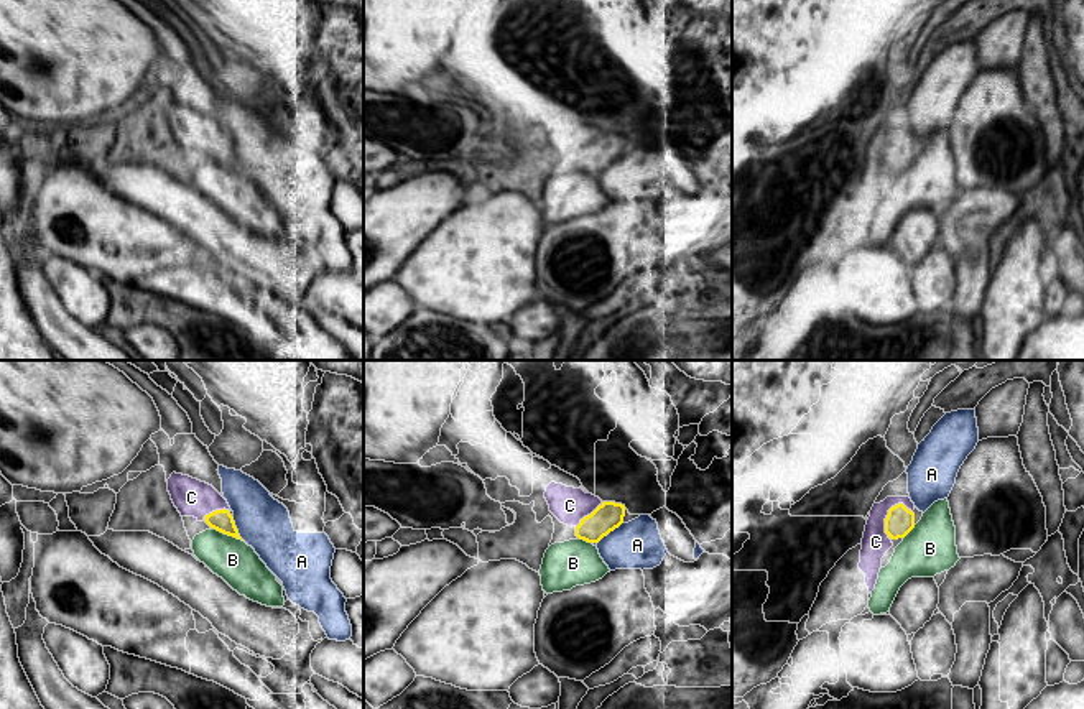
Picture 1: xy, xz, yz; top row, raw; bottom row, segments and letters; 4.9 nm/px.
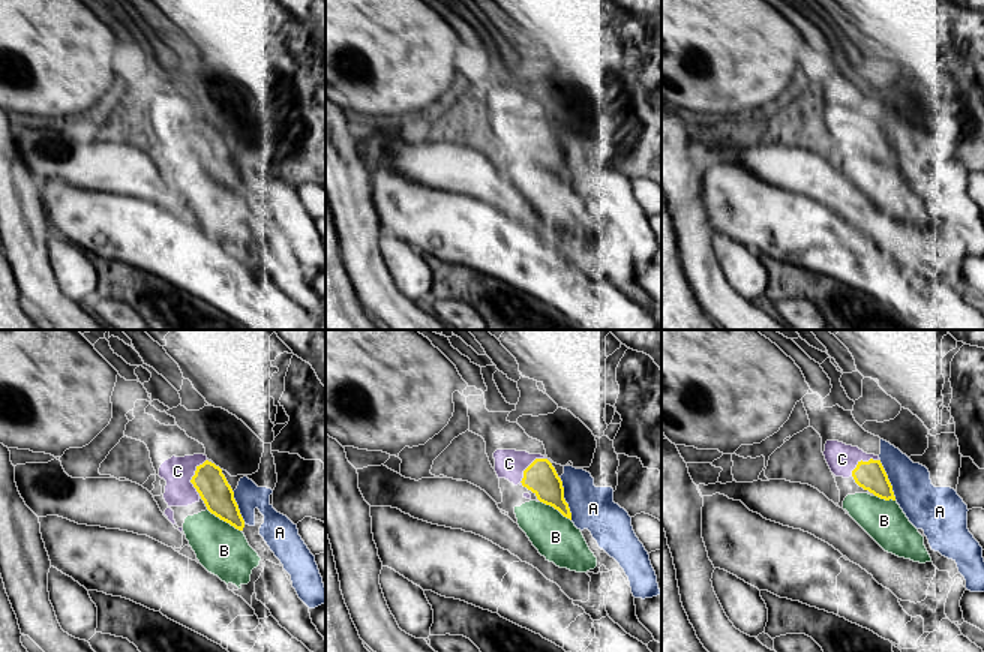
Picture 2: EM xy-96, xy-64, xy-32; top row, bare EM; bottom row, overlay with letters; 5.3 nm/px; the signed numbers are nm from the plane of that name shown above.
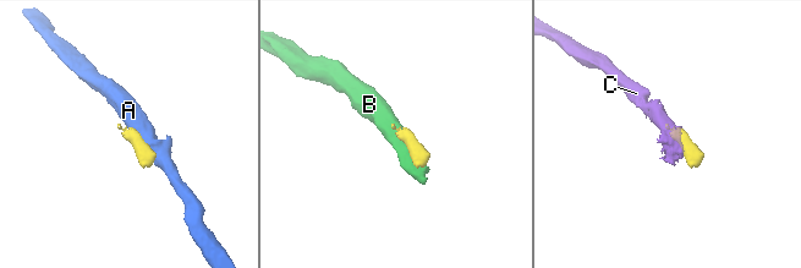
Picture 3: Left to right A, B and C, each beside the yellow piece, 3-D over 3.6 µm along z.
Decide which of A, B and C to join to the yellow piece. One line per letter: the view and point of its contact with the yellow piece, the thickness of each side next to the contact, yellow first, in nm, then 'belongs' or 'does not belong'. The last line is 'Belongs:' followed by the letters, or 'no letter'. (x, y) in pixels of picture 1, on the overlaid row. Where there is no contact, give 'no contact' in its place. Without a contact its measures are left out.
A: xz (609, 532) | 140/240 nm | does not belong
B: xy (229, 535) | 110/200 nm | does not belong
C: yz (885, 519) | 140/140 nm | belongs
Belongs: C

